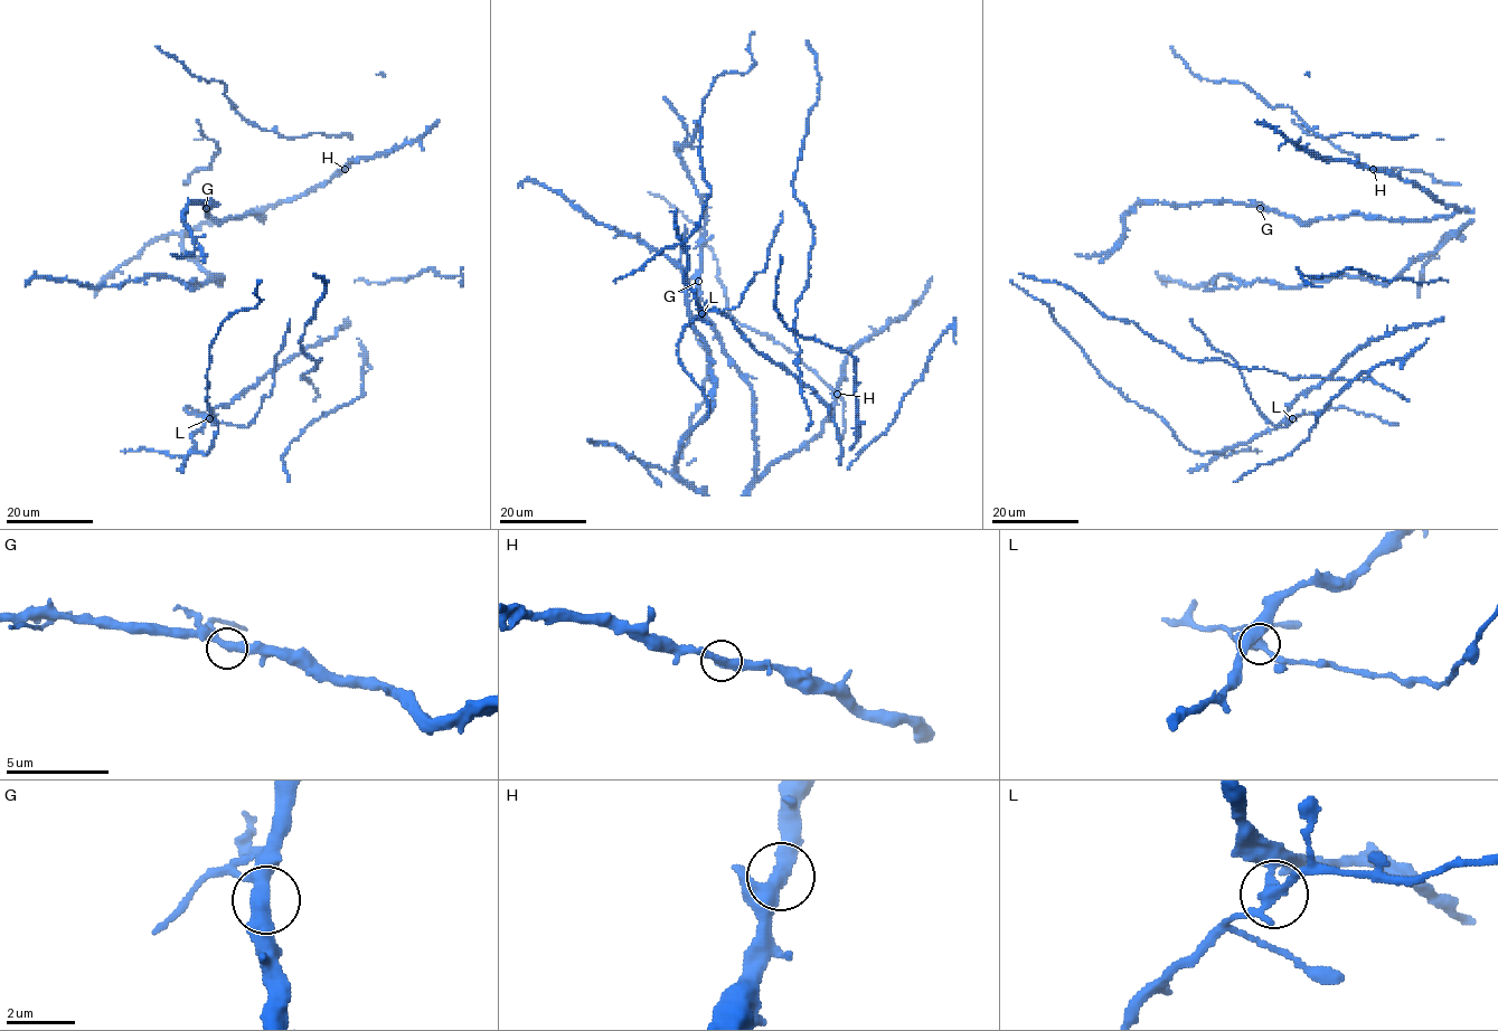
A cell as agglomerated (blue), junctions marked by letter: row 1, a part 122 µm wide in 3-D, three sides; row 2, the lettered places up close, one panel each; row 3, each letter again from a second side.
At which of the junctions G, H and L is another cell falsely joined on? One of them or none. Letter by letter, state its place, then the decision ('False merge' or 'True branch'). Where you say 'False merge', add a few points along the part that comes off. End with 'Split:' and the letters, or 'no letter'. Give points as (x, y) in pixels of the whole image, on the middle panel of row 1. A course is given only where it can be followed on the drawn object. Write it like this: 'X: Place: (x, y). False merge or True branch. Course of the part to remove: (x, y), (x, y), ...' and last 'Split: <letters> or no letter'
G: Place: (698, 281). True branch
H: Place: (837, 394). True branch
L: Place: (702, 313). False merge. Course of the part to remove: (702, 314), (735, 309), (755, 274), (766, 266), (782, 213)
Split: L

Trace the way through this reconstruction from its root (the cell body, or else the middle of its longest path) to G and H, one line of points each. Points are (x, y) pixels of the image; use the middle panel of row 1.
G: (695, 136), (689, 143), (678, 144), (677, 154), (705, 213), (698, 281)
H: (695, 136), (677, 154), (705, 213), (698, 302), (752, 390), (756, 478), (821, 432), (837, 394)

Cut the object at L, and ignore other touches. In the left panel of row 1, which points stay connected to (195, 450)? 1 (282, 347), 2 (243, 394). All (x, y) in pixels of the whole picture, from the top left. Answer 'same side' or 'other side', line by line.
1: other side
2: same side

